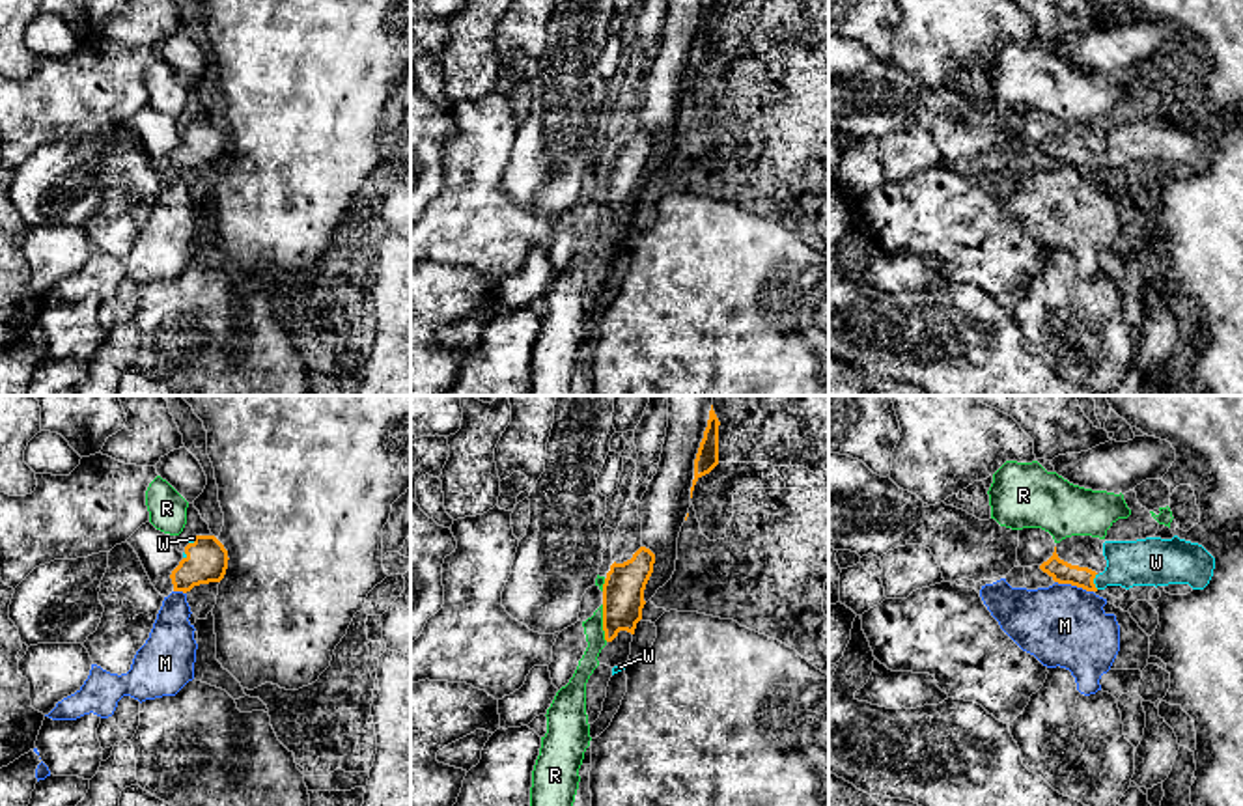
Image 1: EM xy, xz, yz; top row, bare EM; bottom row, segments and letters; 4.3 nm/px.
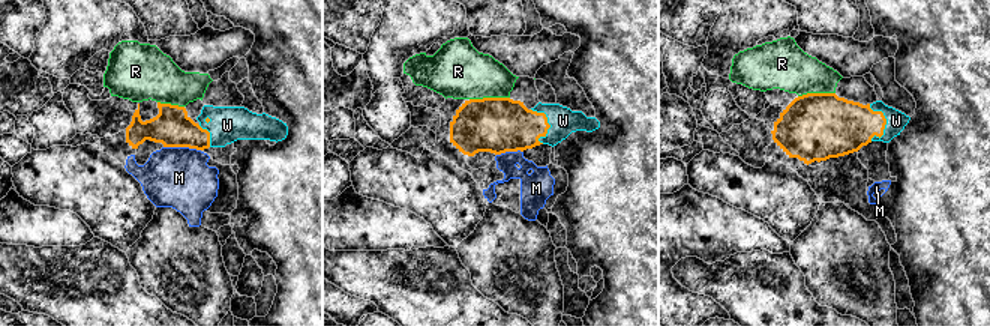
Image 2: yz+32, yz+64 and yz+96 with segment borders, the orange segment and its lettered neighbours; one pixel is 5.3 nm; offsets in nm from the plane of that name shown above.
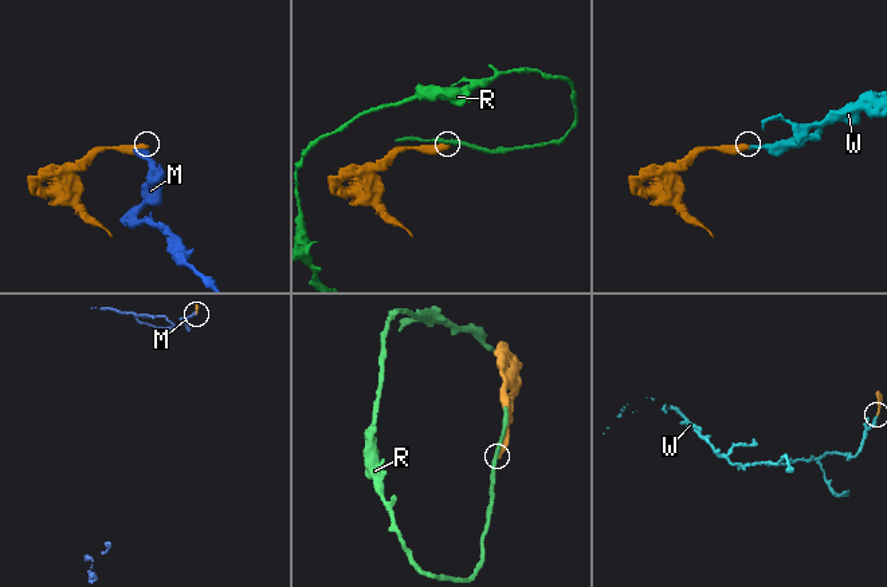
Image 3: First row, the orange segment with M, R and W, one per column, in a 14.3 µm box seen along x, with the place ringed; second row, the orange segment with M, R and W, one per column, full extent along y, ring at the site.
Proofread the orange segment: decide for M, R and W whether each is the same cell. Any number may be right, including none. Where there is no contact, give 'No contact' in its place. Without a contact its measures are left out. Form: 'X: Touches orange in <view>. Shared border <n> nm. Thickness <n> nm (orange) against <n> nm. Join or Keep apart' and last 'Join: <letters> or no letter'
M: Touches orange in yz. Shared border 180 nm. Thickness 100 nm (orange) against 360 nm. Keep apart
R: Touches orange in xz. Shared border 160 nm. Thickness 180 nm (orange) against 80 nm. Keep apart
W: Touches orange in yz. Shared border 70 nm. Thickness 100 nm (orange) against 200 nm. Join
Join: W

